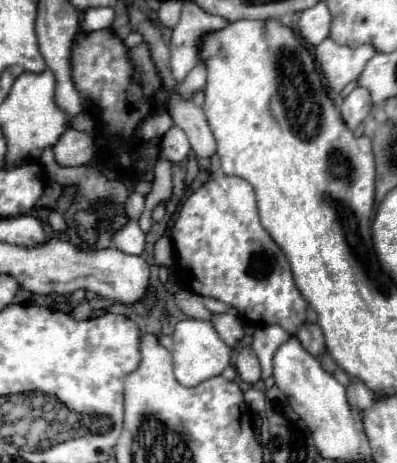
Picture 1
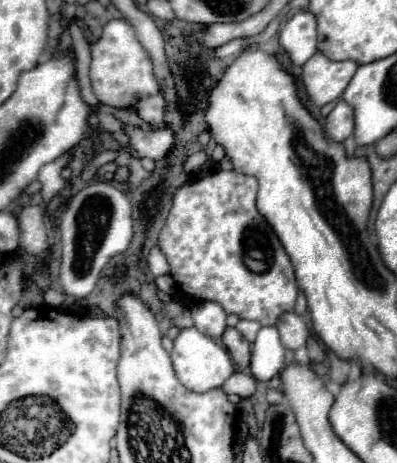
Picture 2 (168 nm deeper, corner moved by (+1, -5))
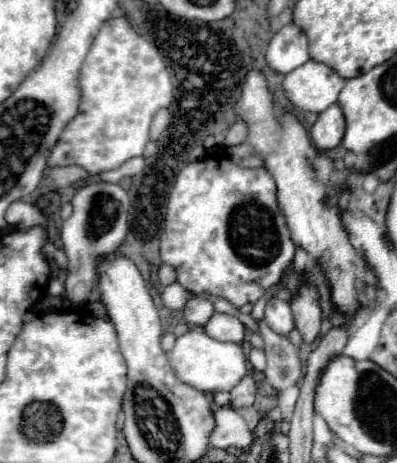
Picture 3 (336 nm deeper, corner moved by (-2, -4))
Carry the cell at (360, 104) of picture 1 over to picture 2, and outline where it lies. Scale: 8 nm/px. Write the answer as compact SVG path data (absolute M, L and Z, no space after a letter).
M338 100L334 110L328 114L324 130L332 142L344 142L354 132L354 112L350 112L350 106L344 100Z

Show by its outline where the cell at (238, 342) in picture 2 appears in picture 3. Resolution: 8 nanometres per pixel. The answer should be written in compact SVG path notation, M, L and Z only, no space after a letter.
M215 313L205 325L205 333L217 341L231 341L231 343L245 341L243 323L235 315L227 315L227 313Z

